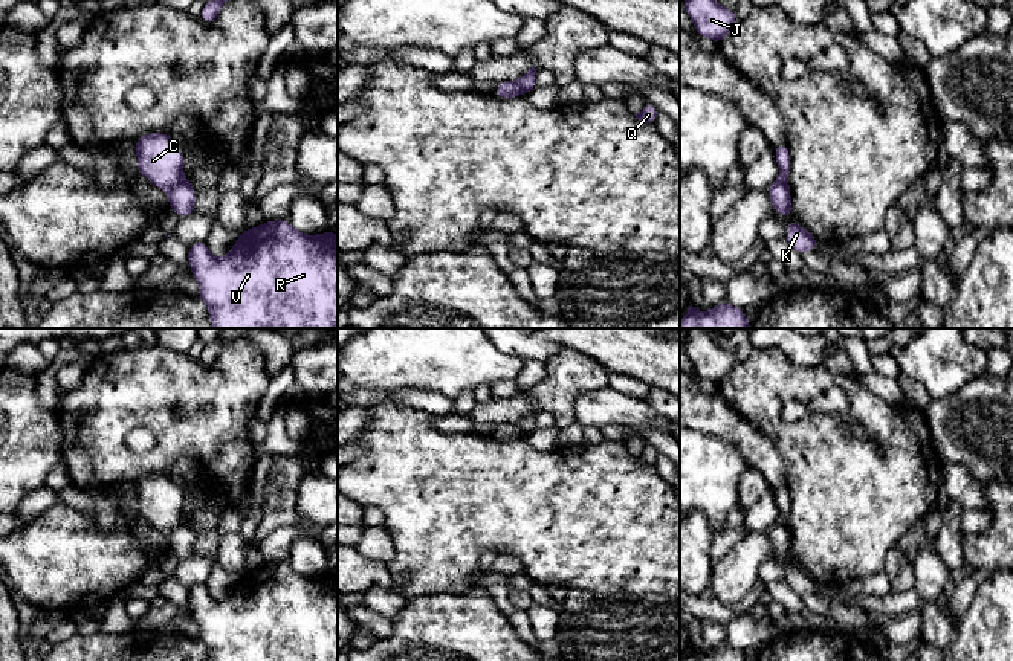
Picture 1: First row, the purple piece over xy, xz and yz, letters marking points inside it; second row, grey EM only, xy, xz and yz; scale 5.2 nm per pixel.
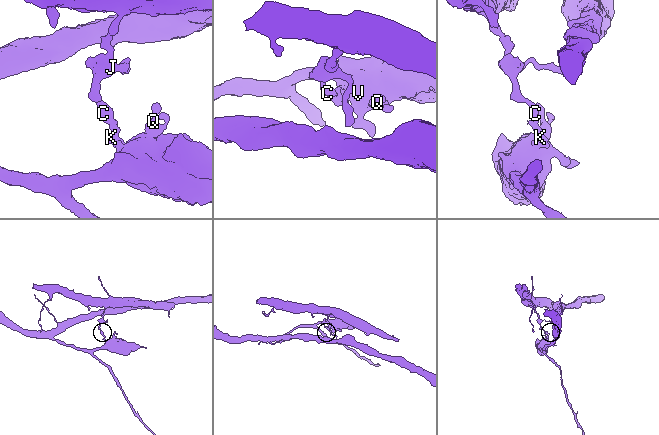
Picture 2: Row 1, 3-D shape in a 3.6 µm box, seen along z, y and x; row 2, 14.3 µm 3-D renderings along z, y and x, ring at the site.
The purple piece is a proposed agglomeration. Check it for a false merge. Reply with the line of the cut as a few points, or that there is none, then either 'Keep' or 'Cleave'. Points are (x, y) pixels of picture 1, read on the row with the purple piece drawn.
Split along xy (185, 176), (167, 193). Cleave

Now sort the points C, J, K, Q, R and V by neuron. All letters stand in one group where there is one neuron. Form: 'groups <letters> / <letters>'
groups C J / K Q R V

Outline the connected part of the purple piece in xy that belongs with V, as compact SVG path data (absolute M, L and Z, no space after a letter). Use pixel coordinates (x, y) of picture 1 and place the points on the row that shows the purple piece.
M272 220L240 232L222 260L211 255L205 241L193 243L186 263L199 282L197 296L206 304L211 328L338 328L338 234L306 235L289 220Z

